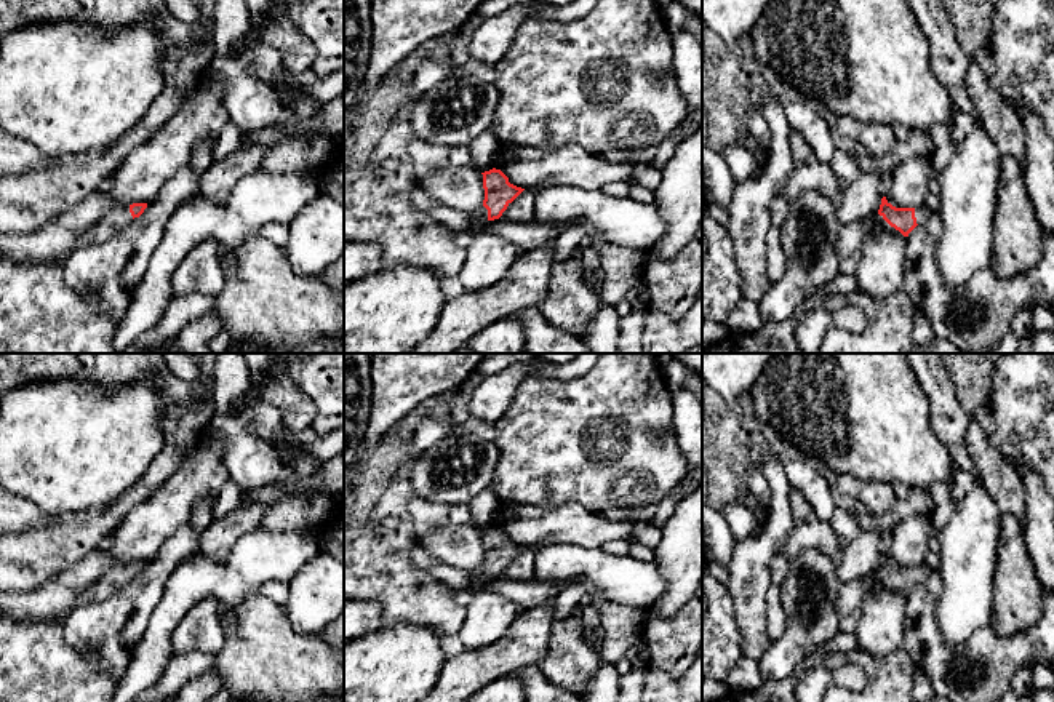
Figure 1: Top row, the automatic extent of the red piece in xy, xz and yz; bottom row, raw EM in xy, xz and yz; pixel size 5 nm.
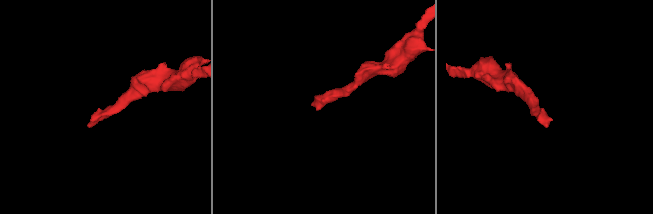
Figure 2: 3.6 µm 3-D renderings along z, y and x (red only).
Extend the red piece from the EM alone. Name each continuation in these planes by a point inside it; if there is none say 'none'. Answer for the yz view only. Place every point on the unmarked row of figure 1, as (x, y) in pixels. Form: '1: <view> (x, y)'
1: yz (922, 571)

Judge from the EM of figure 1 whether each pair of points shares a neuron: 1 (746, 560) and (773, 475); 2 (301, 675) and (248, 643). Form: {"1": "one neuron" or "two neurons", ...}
{"1": "one neuron", "2": "one neuron"}

